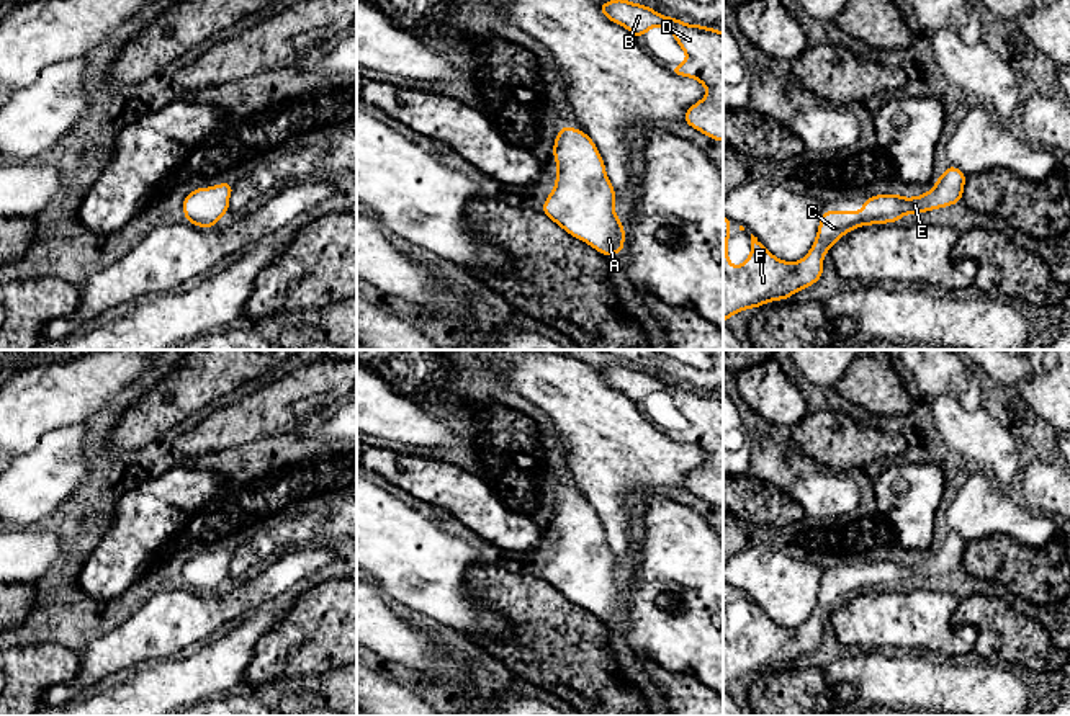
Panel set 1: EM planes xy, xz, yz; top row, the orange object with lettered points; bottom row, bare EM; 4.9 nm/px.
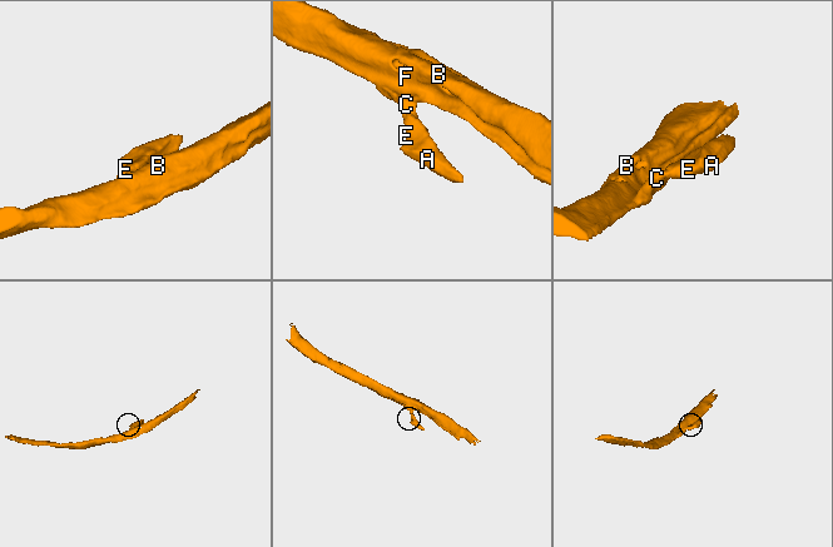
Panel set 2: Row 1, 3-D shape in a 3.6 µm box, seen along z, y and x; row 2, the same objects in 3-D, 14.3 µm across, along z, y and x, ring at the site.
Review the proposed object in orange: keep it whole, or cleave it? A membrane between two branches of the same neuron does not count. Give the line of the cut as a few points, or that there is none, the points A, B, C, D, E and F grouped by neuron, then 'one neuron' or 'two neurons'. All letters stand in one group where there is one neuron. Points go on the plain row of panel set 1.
no cut; A B C D E F; one neuron

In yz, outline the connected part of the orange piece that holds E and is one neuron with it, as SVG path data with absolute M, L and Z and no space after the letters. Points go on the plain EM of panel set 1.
M949 531L936 551L921 562L883 559L864 566L862 577L821 577L815 610L795 629L777 624L751 600L751 621L740 633L733 633L726 615L733 587L723 582L723 688L736 678L784 667L815 651L823 642L825 620L852 595L892 590L905 580L921 580L962 569L965 546L964 538Z

